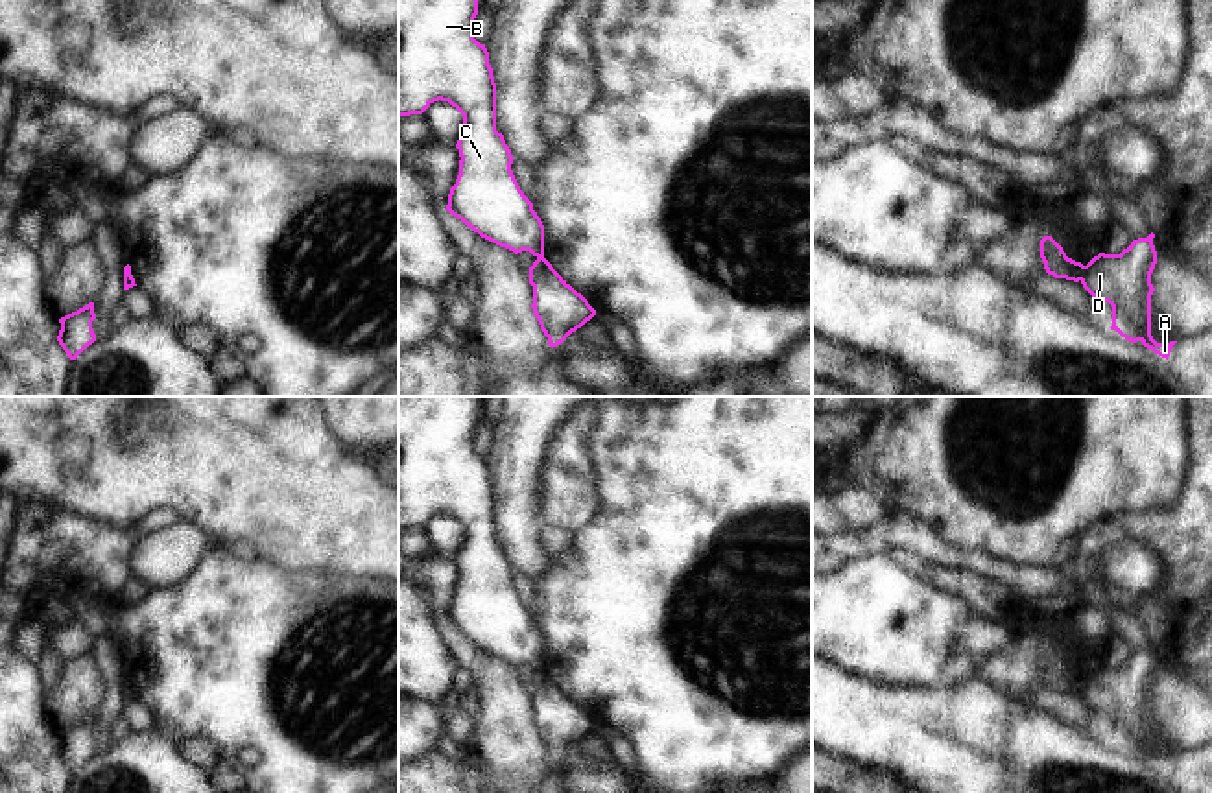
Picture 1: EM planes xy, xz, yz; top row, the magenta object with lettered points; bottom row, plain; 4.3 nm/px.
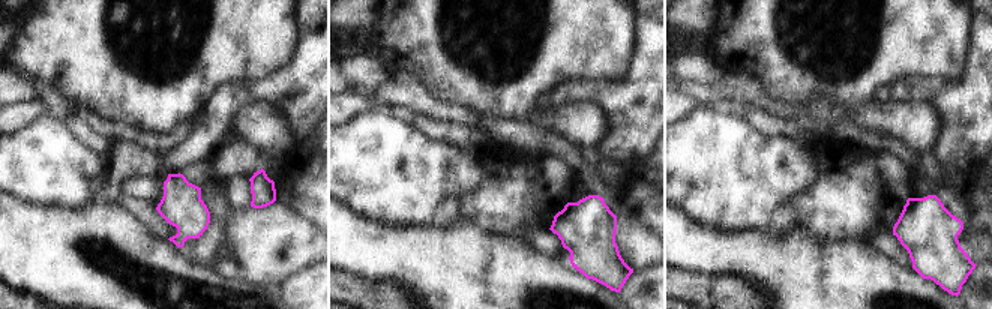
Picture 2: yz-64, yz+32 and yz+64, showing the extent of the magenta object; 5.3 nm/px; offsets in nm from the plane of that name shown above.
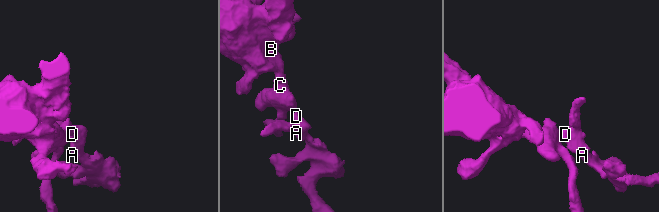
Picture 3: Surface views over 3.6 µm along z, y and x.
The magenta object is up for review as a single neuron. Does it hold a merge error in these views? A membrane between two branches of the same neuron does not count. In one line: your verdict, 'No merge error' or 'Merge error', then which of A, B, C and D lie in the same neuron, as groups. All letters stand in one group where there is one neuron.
Merge error. Groups: A D / B C

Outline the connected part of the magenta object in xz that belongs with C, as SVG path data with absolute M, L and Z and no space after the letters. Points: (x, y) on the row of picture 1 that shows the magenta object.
M398 0L398 116L422 114L434 101L448 101L463 114L459 149L459 175L450 188L446 210L481 238L513 251L544 256L544 225L533 203L520 190L511 164L513 155L496 131L496 83L485 44L474 39L478 0Z

